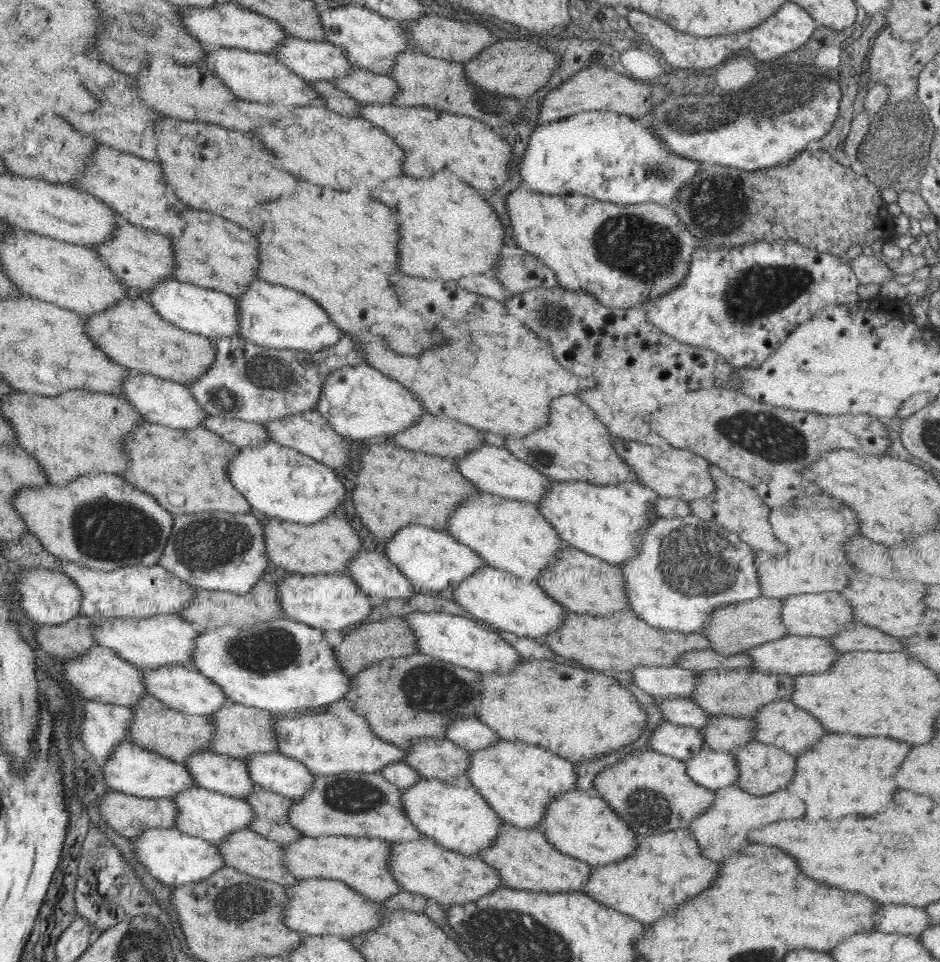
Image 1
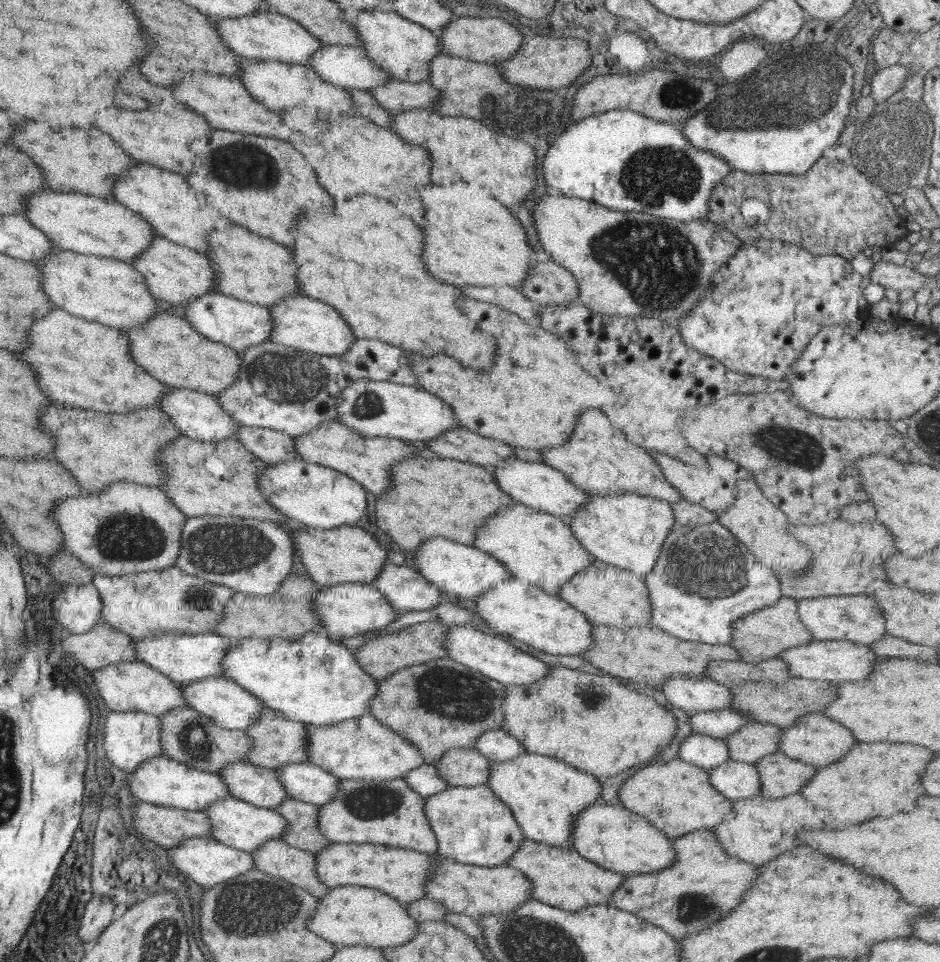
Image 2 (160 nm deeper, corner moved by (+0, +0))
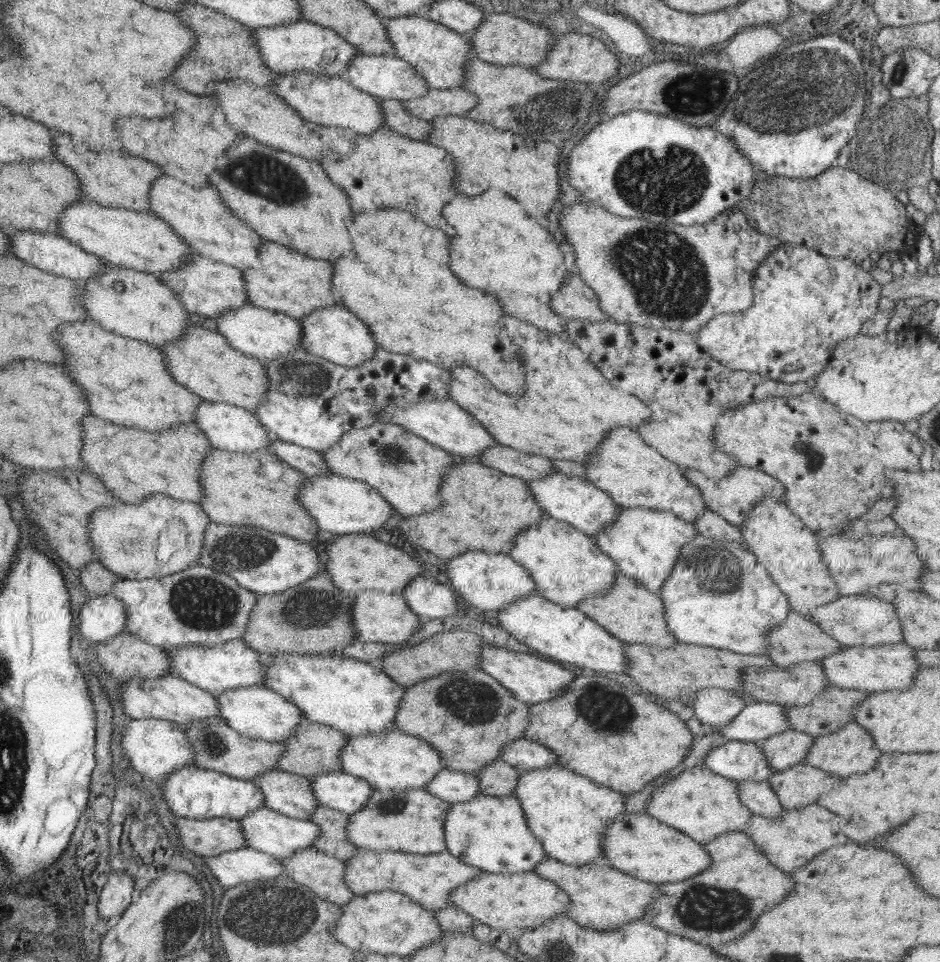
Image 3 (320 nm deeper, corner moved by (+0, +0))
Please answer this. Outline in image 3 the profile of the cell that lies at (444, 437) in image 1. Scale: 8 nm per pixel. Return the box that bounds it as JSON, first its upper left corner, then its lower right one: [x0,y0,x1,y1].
[478,443,557,481]

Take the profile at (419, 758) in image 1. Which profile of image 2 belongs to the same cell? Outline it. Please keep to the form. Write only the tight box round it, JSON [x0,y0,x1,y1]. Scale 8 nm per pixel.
[434,748,491,787]

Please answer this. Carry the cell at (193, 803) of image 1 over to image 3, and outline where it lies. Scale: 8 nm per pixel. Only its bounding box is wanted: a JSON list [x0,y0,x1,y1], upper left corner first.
[238,806,321,860]

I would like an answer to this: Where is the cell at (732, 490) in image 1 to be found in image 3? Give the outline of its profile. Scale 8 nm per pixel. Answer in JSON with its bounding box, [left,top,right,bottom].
[738,498,840,618]

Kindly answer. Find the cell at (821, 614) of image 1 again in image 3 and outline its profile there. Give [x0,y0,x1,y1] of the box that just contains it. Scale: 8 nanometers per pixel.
[812,595,903,646]

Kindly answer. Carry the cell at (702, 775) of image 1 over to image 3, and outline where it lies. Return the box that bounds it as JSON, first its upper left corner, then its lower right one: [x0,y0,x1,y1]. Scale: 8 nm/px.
[736,780,784,820]

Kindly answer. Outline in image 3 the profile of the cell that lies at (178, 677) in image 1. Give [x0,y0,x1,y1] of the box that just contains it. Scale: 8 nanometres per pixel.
[216,686,304,743]

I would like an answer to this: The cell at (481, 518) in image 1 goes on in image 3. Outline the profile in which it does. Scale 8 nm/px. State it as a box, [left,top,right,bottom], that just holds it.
[508,516,616,607]

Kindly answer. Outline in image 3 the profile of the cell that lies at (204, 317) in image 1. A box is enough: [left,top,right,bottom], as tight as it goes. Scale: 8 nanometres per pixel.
[215,304,304,362]

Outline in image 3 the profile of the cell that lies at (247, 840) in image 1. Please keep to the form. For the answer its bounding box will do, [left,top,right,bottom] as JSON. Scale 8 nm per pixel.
[281,848,355,905]

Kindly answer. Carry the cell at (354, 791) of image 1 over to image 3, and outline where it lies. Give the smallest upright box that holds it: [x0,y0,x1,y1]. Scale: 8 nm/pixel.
[347,789,451,854]

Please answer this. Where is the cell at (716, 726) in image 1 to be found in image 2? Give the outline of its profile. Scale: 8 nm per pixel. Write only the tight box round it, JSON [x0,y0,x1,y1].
[726,722,783,764]

